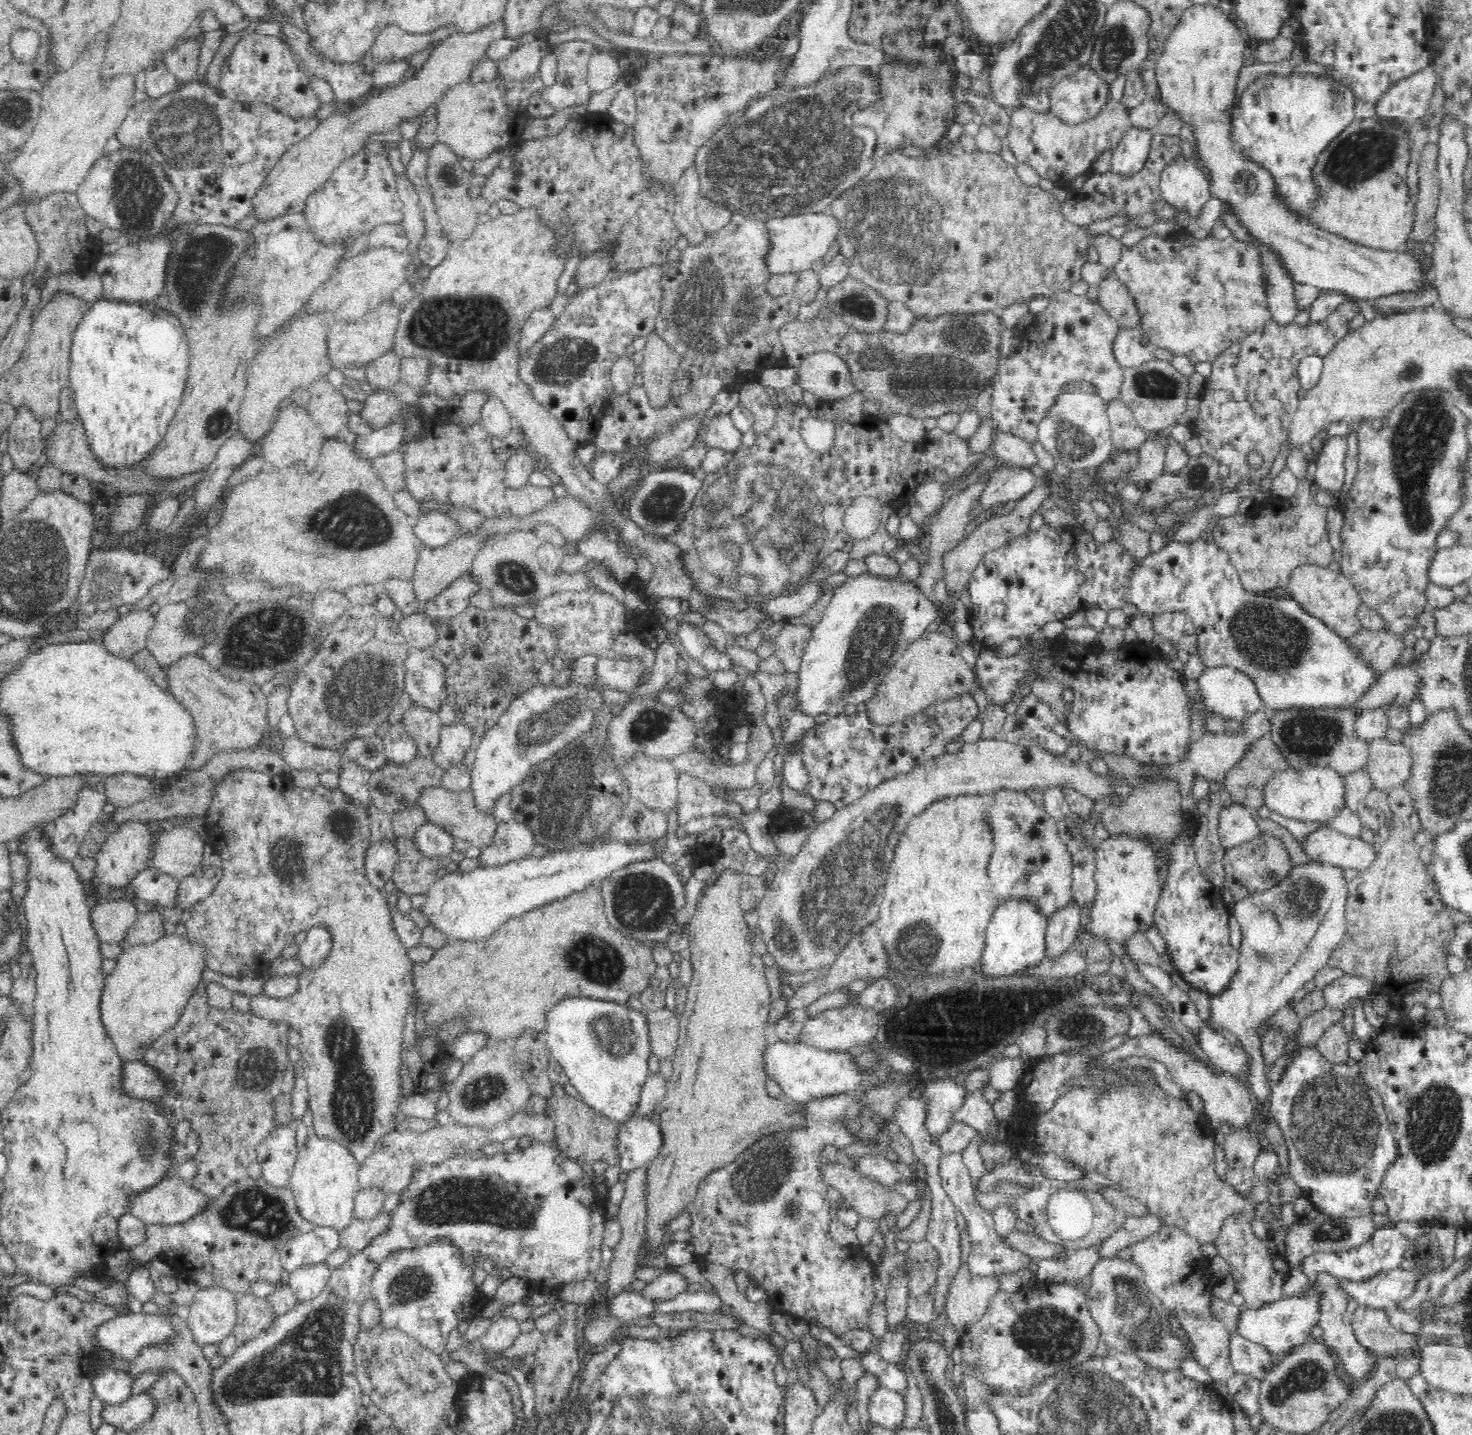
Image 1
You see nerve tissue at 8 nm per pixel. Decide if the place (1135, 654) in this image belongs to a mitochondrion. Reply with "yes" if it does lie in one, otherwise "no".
no

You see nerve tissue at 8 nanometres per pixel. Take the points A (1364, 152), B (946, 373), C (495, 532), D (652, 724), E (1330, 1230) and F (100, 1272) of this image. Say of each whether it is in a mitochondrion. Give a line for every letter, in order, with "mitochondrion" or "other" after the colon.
A: mitochondrion
B: mitochondrion
C: other
D: mitochondrion
E: mitochondrion
F: other

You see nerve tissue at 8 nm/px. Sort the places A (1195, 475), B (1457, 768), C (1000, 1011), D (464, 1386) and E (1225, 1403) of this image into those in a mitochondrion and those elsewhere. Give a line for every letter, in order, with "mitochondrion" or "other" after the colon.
A: mitochondrion
B: mitochondrion
C: mitochondrion
D: other
E: other

